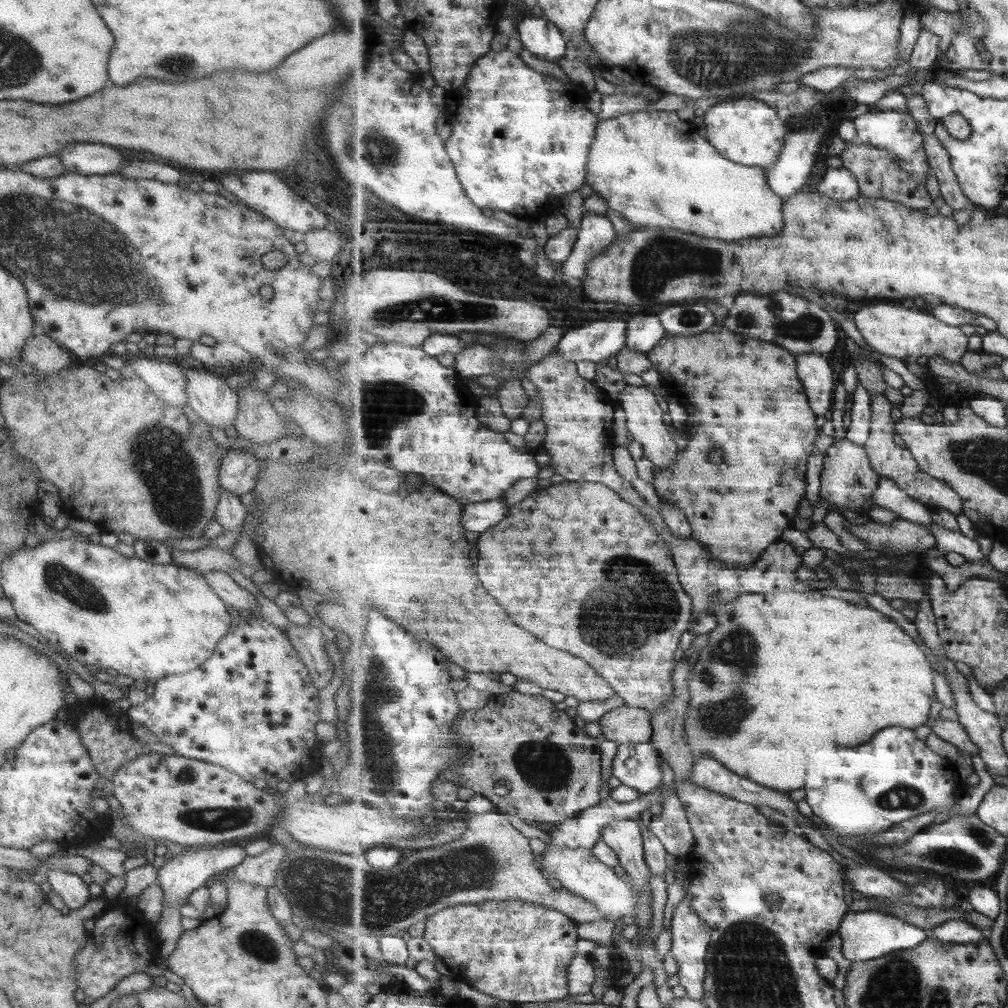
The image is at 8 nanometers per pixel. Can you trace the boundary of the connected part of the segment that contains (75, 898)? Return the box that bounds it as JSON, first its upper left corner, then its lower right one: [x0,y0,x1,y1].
[46,868,93,909]

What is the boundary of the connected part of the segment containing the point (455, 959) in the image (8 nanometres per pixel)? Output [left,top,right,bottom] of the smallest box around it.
[424,900,578,1003]

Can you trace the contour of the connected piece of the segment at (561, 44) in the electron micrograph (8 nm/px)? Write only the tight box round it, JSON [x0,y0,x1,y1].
[518,16,568,62]

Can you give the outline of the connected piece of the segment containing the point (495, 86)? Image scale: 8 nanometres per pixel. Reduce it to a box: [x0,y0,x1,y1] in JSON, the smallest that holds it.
[447,49,601,218]

